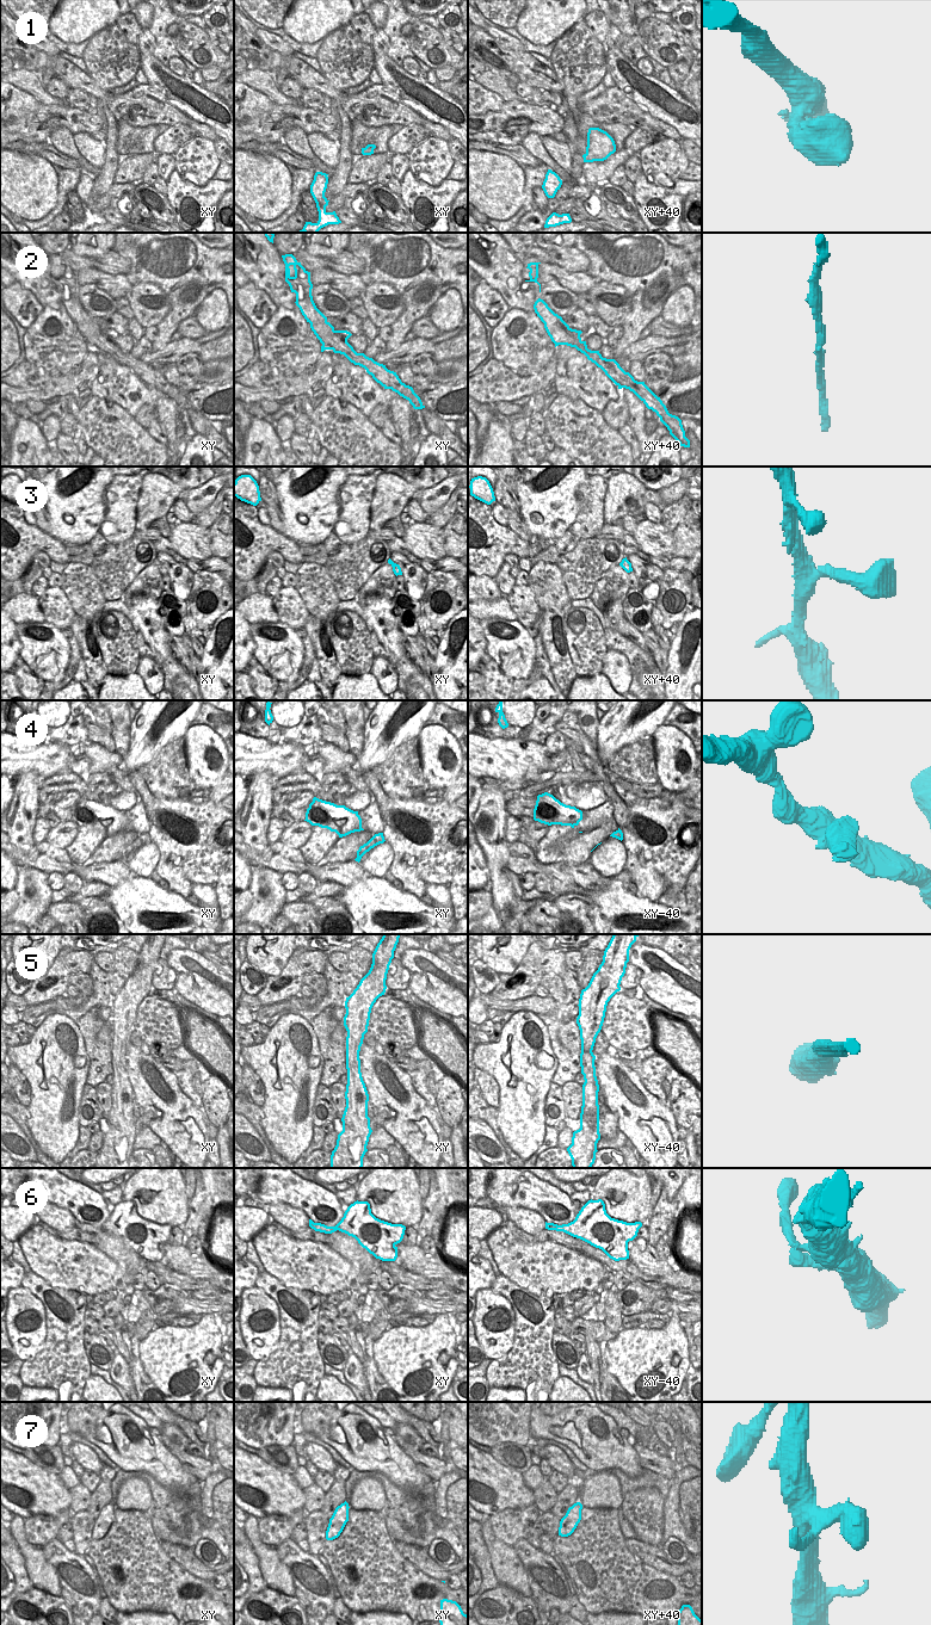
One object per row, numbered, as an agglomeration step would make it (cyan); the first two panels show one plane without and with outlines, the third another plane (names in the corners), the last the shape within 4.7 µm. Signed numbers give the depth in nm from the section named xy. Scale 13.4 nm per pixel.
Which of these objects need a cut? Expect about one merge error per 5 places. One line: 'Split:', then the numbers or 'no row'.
Split: no row

